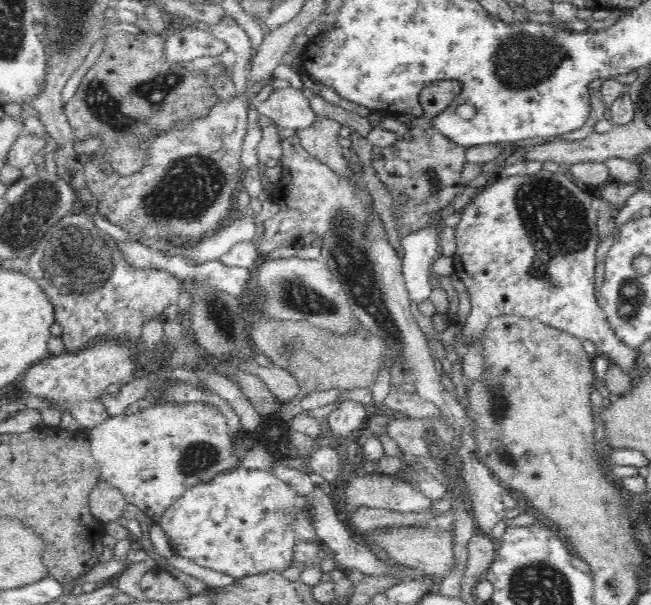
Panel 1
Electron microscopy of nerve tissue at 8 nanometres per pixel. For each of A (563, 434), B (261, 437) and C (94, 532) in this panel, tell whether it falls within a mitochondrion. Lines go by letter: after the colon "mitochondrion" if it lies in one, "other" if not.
A: other
B: other
C: other

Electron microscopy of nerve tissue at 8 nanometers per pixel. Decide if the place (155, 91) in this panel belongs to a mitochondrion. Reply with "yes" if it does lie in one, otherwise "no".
yes

